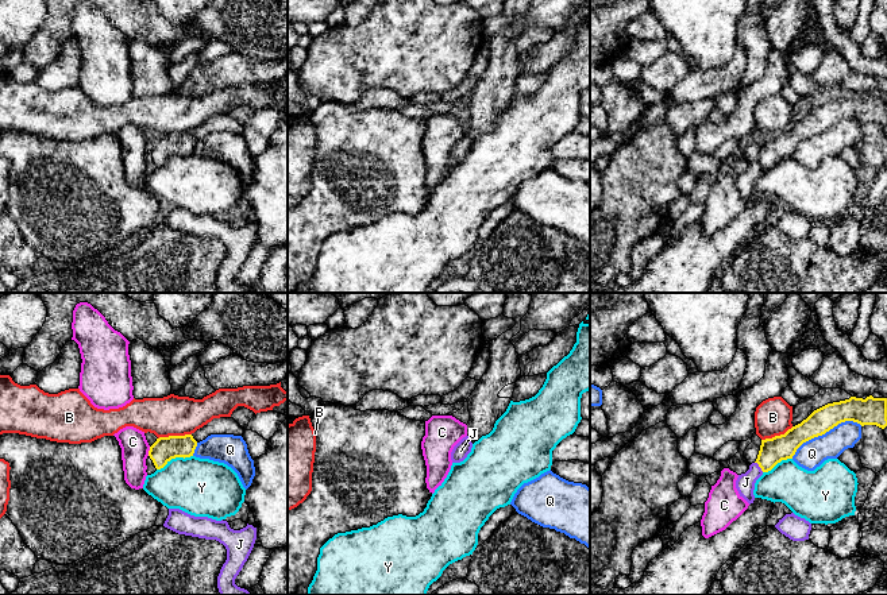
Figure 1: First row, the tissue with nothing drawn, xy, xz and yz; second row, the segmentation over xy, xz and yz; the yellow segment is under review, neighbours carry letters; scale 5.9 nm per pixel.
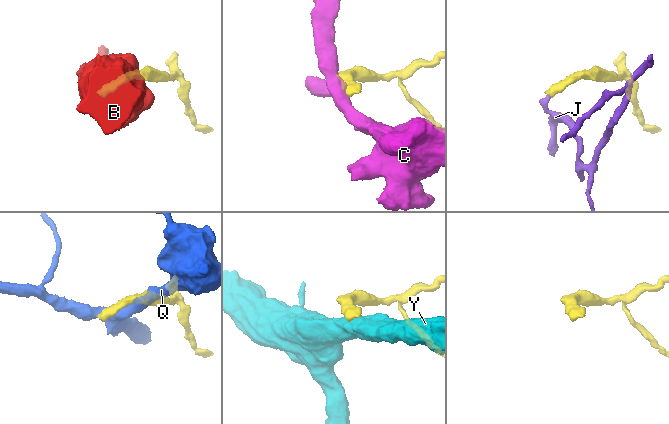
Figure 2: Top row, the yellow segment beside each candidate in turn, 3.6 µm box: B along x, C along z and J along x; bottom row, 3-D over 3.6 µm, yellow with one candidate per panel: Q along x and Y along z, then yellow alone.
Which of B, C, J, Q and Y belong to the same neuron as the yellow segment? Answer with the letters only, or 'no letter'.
no letter

